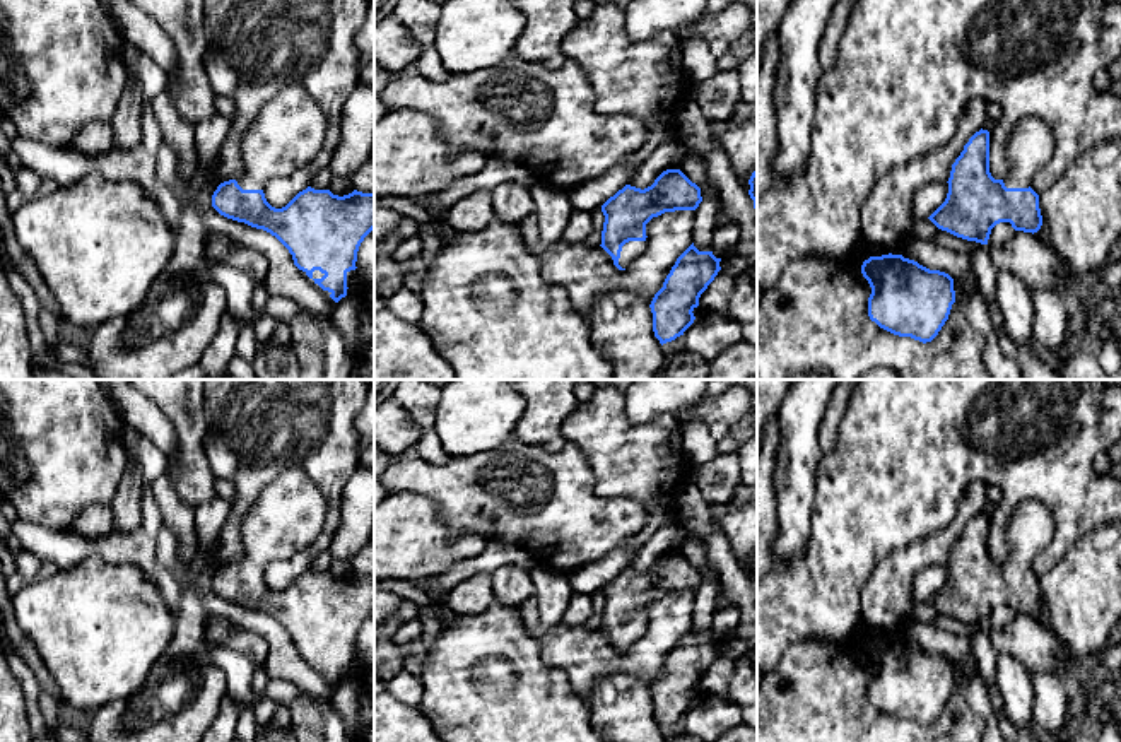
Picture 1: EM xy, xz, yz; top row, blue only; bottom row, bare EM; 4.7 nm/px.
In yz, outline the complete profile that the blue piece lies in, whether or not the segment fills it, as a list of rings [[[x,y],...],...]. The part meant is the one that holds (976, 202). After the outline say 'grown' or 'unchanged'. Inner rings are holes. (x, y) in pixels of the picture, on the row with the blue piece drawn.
[[[1022,118],[1008,137],[1008,174],[995,180],[989,173],[989,132],[976,132],[952,164],[945,202],[928,217],[938,229],[957,238],[988,244],[991,229],[1010,222],[1015,231],[1037,233],[1042,226],[1039,195],[1030,188],[1030,176],[1042,168],[1053,154],[1048,125],[1041,118]]]; grown

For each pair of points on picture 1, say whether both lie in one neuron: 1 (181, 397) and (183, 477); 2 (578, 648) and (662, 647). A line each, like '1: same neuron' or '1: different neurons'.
1: same neuron
2: same neuron

